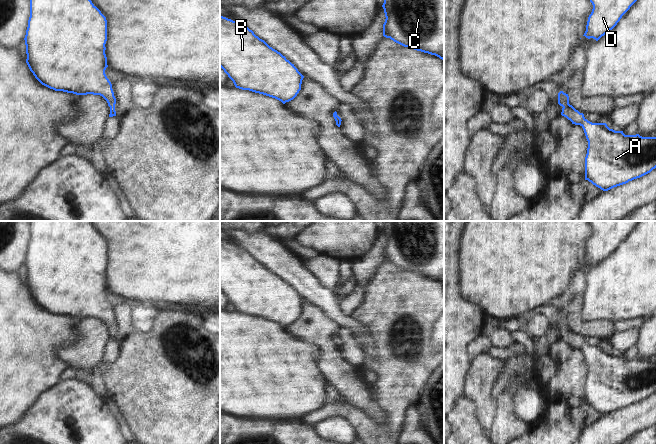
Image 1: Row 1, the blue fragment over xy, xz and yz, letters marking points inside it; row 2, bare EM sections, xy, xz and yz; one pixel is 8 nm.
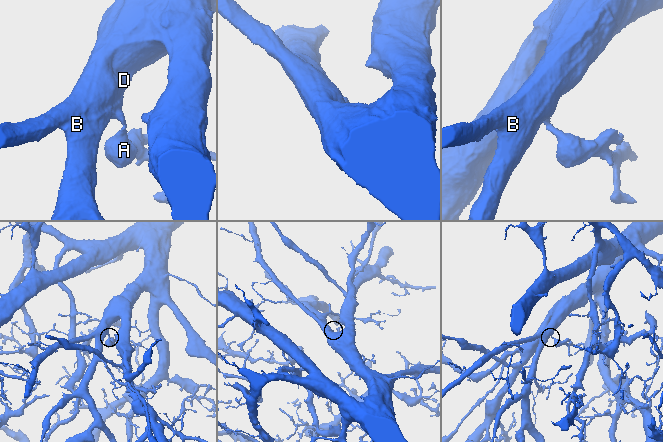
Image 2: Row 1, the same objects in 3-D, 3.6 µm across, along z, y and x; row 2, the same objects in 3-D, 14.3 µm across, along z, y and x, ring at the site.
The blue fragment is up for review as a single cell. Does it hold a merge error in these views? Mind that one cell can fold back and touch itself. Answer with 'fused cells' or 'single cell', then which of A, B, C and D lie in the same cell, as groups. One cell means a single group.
single cell | A B C D

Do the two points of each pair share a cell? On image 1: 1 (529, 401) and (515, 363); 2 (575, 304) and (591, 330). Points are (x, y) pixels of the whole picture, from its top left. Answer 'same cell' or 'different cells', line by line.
1: same cell
2: same cell

